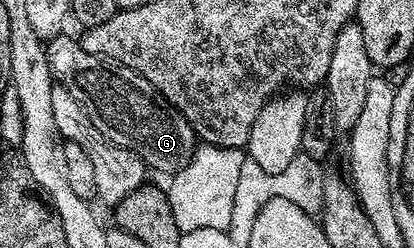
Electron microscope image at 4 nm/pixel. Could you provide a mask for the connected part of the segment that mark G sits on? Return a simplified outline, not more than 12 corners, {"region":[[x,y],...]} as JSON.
{"region":[[46,43],[92,125],[151,172],[179,171],[194,126],[140,73]]}

